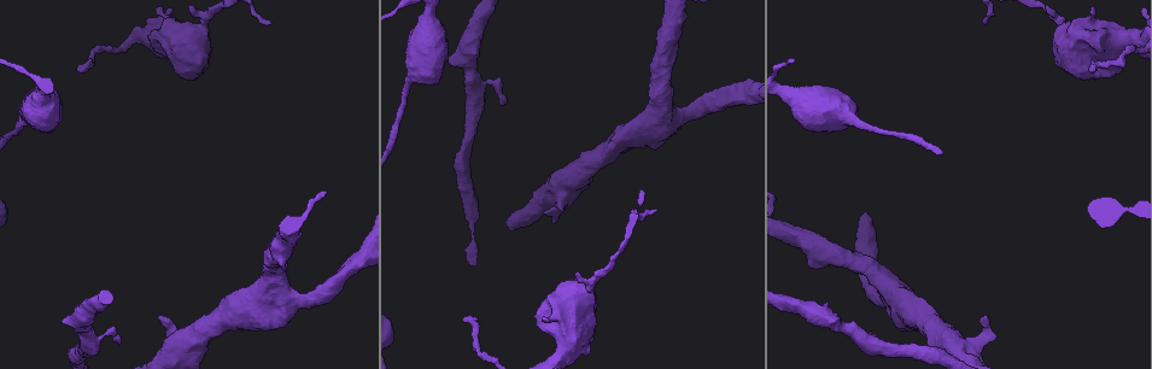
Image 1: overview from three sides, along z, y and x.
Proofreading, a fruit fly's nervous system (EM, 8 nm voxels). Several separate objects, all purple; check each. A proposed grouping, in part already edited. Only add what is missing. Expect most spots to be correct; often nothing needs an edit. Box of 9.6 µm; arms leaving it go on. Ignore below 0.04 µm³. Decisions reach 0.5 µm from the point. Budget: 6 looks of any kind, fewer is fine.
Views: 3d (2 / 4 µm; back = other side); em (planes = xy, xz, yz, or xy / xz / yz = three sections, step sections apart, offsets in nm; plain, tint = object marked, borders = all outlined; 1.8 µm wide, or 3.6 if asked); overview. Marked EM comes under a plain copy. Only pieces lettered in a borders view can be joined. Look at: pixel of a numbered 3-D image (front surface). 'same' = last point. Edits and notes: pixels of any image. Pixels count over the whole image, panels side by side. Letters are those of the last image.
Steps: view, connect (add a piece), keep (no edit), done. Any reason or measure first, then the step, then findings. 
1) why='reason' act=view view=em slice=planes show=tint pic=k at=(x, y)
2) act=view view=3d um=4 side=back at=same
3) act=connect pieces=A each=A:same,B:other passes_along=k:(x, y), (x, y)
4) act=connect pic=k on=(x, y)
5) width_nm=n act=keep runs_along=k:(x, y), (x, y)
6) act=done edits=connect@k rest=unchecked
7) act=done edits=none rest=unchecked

why='branch stops here' act=view view=em slice=planes show=borders pic=1 at=(500, 102)

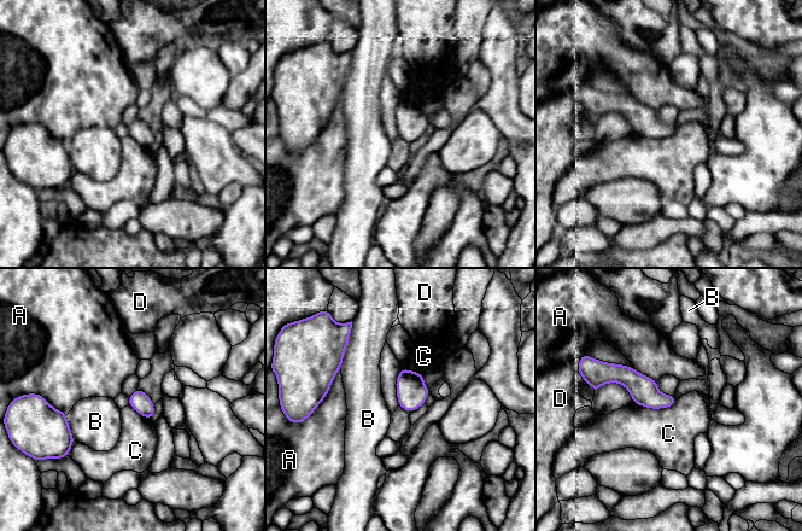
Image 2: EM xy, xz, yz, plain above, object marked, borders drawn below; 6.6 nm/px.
longest_contact=A:300nm act=keep each=A:other,B:other,C:other,D:other found='no lettered piece goes on from it'

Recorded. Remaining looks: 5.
why='an open end' act=view view=3d um=4 side=back pic=1 at=(546, 215)

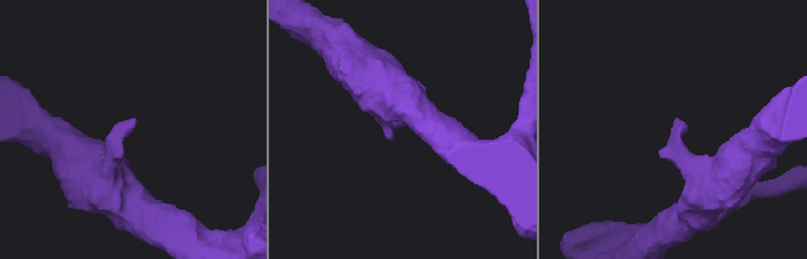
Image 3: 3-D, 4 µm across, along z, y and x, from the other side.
why='need the tissue' act=view view=em slice=planes show=borders pic=3 at=(133, 123)

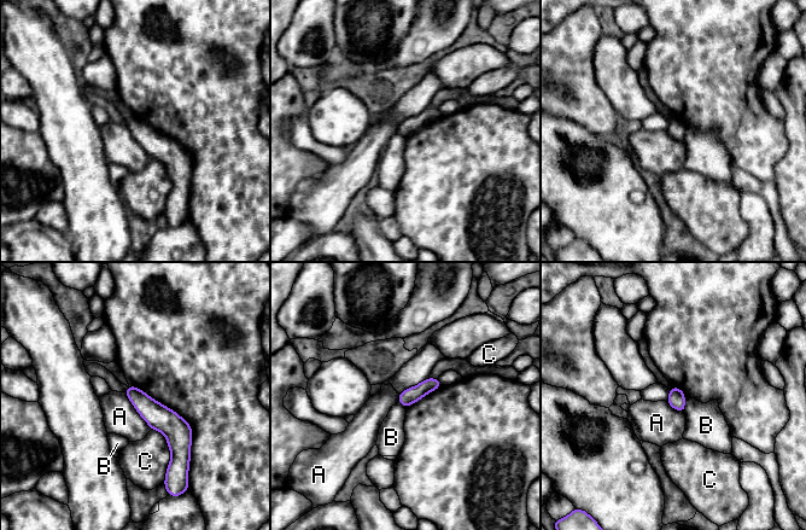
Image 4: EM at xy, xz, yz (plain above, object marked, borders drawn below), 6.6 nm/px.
act=keep each=A:other,B:other,C:other border=4:(124, 392), (136, 413), (151, 429) found='none of them fits'

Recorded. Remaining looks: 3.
why='branch stops here' act=view view=em slice=xz step=4 show=borders pic=1 at=(984, 24)

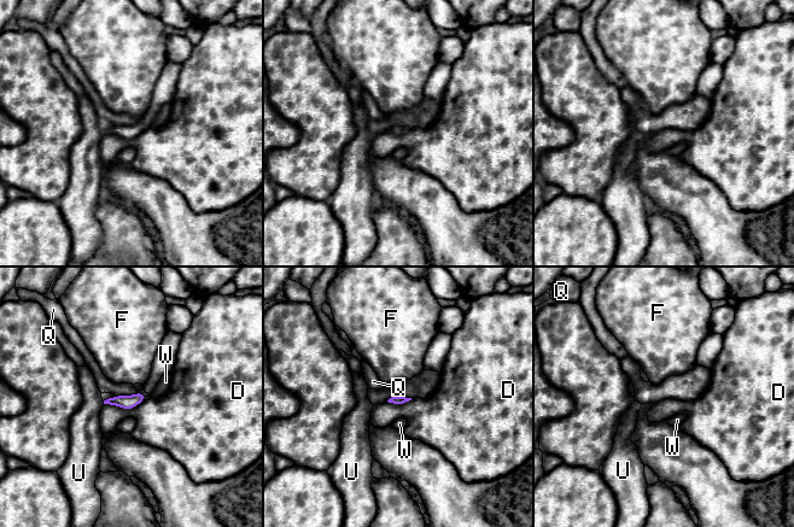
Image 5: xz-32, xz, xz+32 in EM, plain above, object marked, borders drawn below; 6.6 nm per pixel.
act=keep each=D:other,F:other,Q:other,U:other,W:other border=5:(147, 397), (130, 409), (104, 404) found='none of them fits'

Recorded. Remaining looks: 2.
act=done edits=none rest=unchecked

